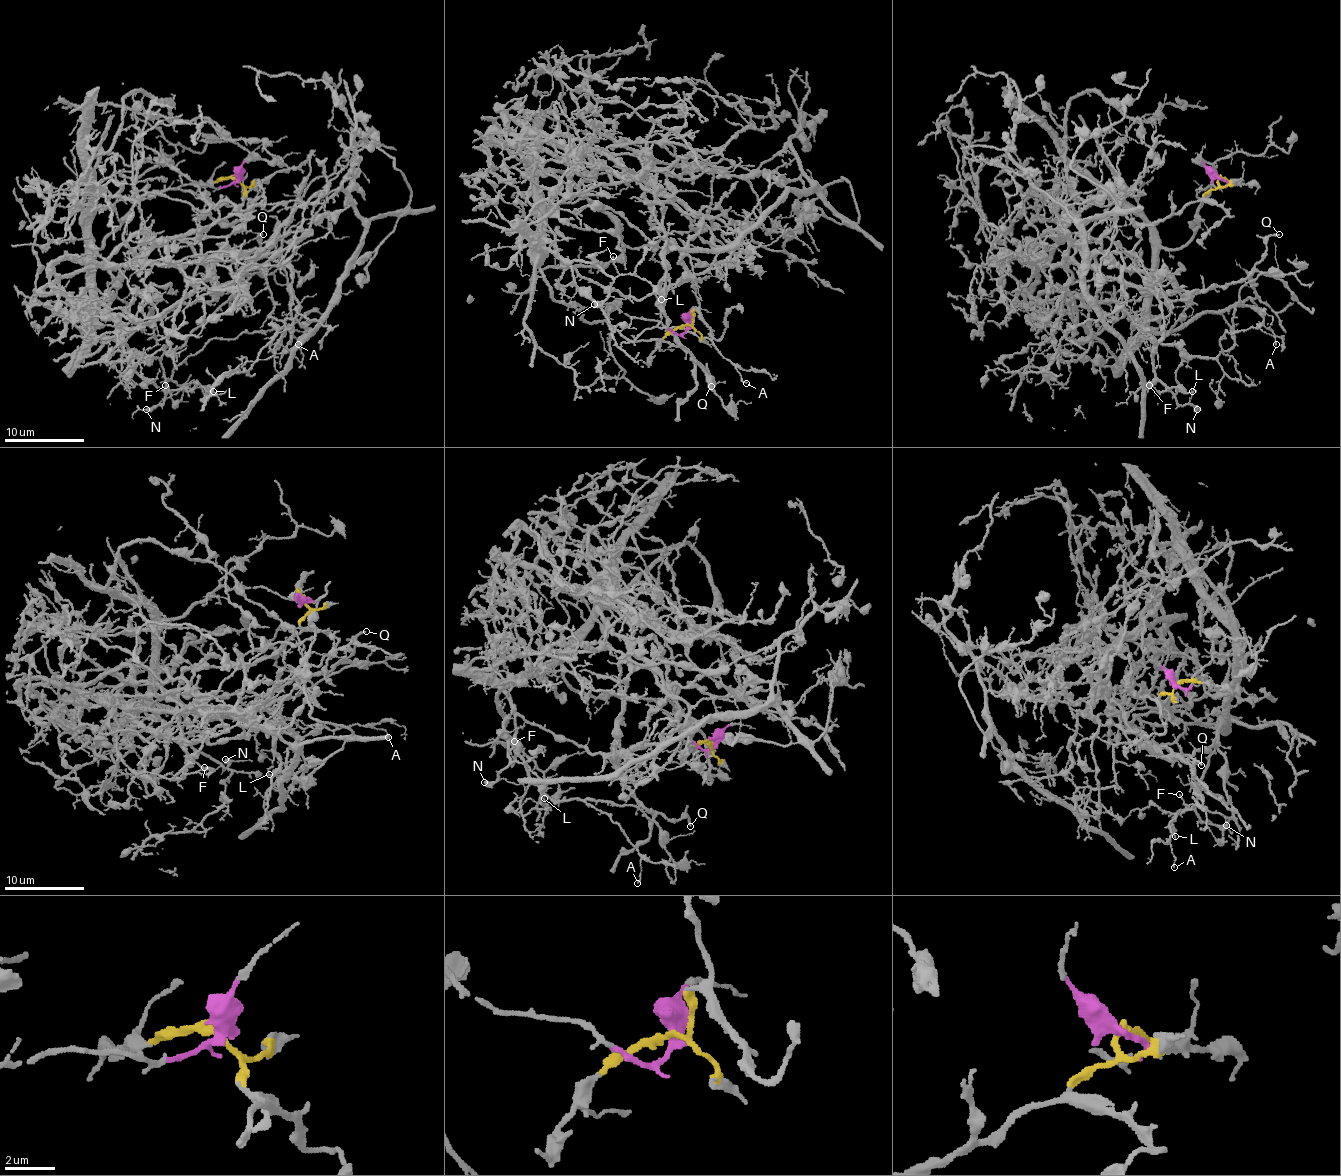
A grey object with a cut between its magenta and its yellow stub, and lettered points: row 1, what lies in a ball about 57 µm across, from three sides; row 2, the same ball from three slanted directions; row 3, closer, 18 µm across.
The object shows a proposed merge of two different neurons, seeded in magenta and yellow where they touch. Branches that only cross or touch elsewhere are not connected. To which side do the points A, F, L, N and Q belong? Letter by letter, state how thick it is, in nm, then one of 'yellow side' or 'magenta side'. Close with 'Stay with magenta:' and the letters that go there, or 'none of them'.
A: 100 nm | magenta side
F: 140 nm | magenta side
L: 130 nm | magenta side
N: 440 nm | magenta side
Q: 200 nm | yellow side
Stay with magenta: A, F, L, N

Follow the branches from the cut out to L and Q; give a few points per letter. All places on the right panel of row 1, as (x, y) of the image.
L: (1218, 179), (1197, 191), (1195, 233), (1159, 251), (1143, 337), (1167, 389), (1193, 391)
Q: (1218, 179), (1159, 221), (1091, 219), (1075, 259), (1155, 291), (1208, 291), (1240, 283), (1278, 235)

